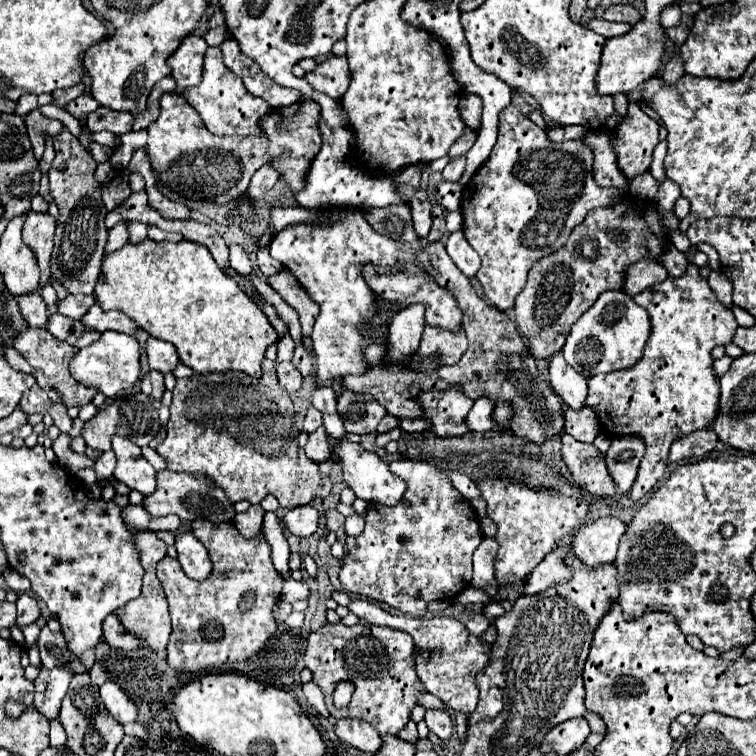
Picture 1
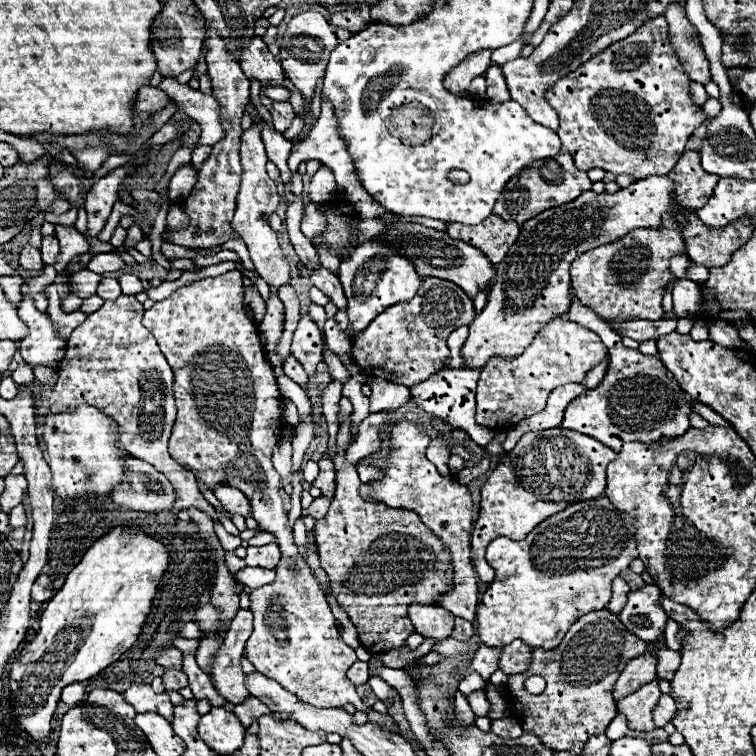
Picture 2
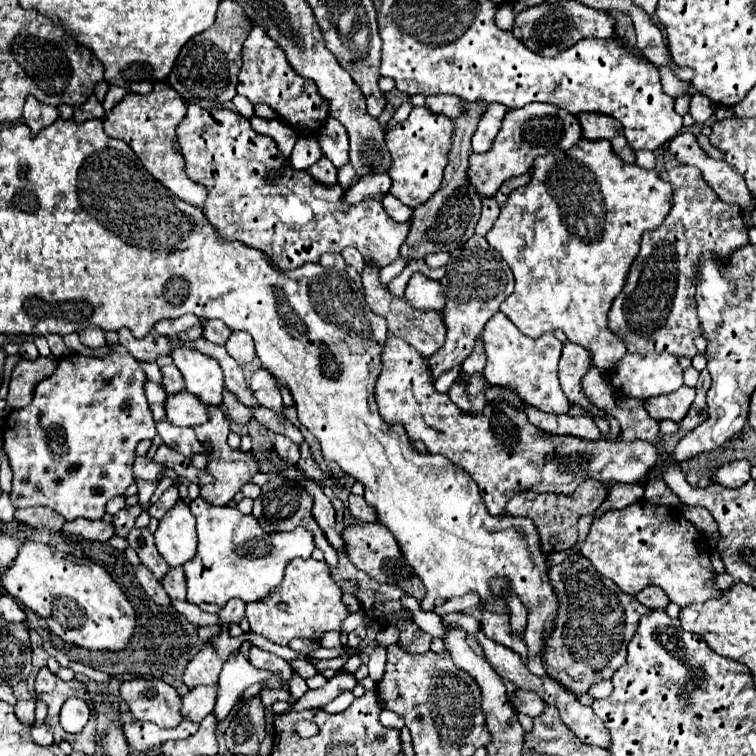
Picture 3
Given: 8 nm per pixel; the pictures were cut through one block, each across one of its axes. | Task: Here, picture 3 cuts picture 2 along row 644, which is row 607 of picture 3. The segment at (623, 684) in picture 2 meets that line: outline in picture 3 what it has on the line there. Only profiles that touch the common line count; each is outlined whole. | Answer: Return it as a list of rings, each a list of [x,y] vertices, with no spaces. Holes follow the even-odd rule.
[[[646,586],[644,590],[640,590],[636,594],[636,600],[640,600],[644,606],[654,608],[654,610],[664,610],[670,604],[666,592],[662,588],[656,588],[656,586]]]

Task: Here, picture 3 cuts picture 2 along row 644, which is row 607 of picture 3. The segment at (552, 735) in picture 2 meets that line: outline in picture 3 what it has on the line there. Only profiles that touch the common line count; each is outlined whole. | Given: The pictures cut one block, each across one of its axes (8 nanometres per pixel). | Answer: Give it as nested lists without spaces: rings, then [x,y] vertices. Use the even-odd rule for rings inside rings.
[[[578,552],[552,566],[548,578],[560,600],[560,612],[556,614],[554,630],[544,634],[544,668],[550,678],[580,696],[588,692],[592,684],[612,678],[612,674],[624,664],[626,644],[634,636],[636,624],[646,612],[650,612],[650,608],[640,604],[634,596],[620,592],[612,580],[600,576]]]

